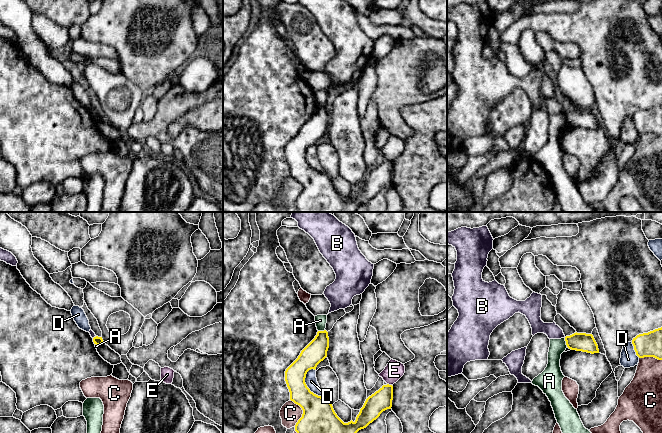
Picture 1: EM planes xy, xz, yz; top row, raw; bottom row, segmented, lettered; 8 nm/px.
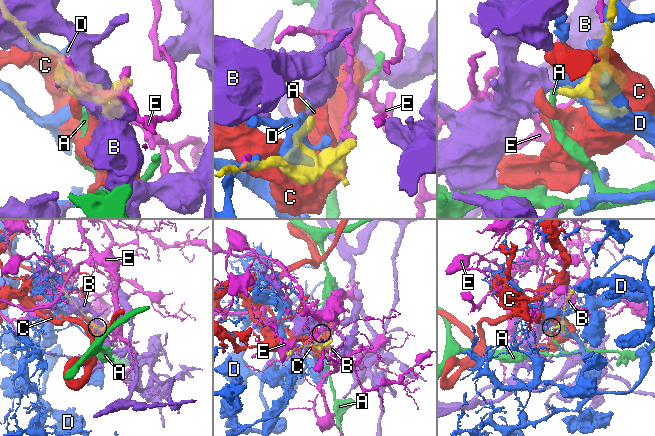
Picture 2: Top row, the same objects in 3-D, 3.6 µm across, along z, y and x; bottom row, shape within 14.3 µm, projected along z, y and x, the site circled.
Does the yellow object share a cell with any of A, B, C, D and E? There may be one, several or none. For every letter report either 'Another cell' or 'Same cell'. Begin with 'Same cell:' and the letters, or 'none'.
Same cell: none
A: Another cell
B: Another cell
C: Another cell
D: Another cell
E: Another cell

